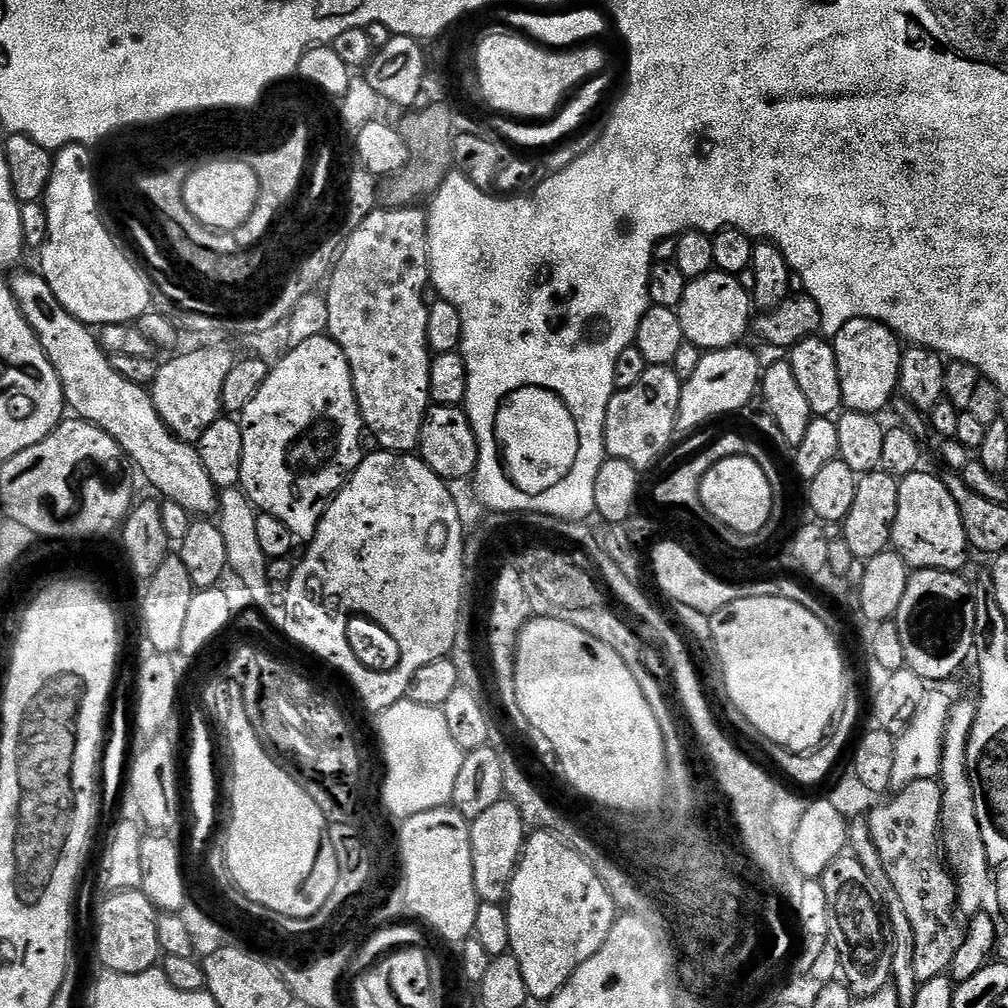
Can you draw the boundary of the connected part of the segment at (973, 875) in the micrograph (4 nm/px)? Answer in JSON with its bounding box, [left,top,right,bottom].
[938,700,990,918]

